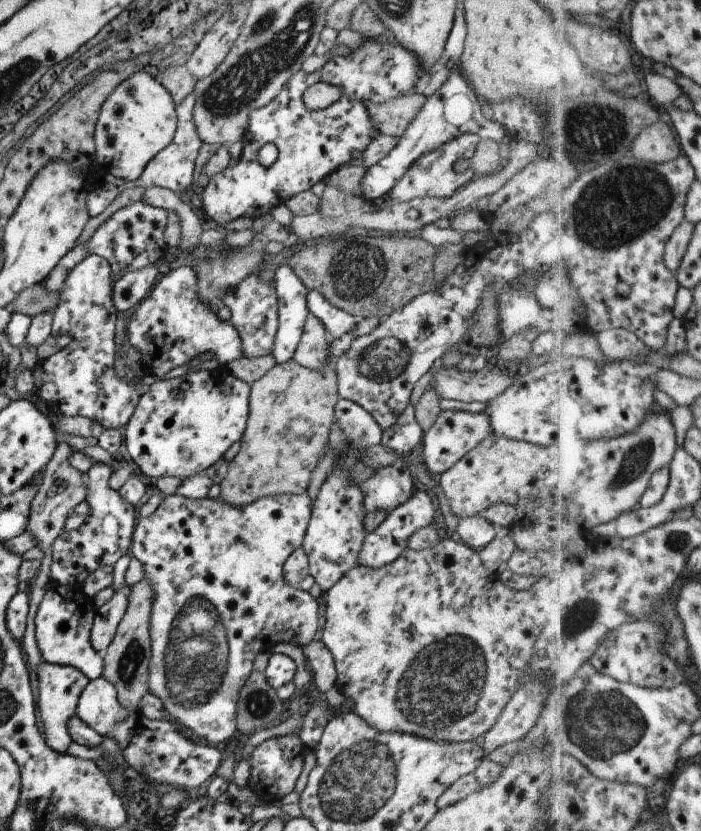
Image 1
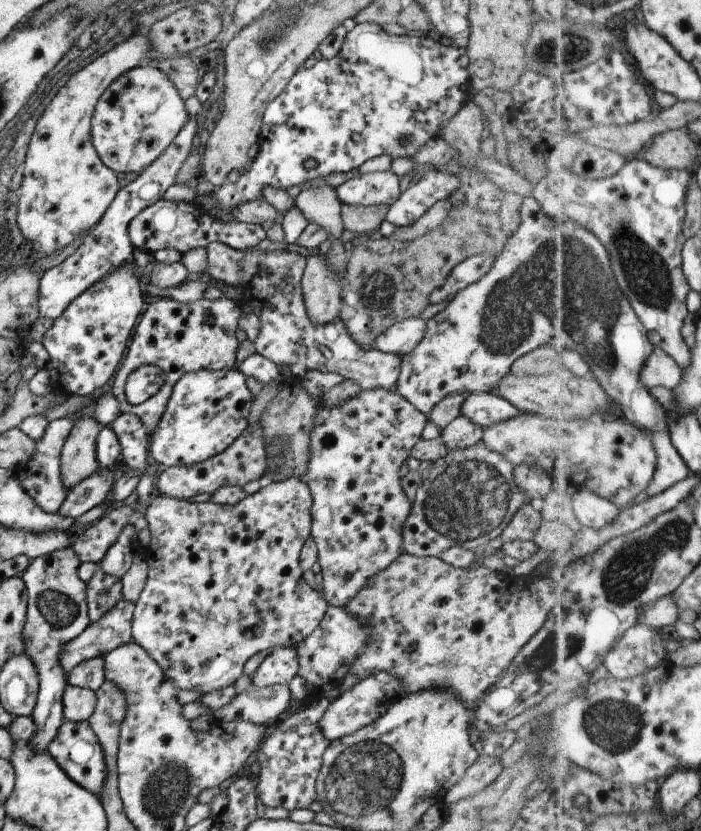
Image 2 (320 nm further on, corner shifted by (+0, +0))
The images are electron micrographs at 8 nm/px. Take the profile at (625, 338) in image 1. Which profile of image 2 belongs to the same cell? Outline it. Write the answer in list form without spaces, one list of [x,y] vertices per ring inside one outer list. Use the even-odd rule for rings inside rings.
[[[655,348],[654,353],[647,361],[646,368],[642,370],[642,381],[650,388],[663,386],[674,391],[684,372],[677,361],[662,348]]]

